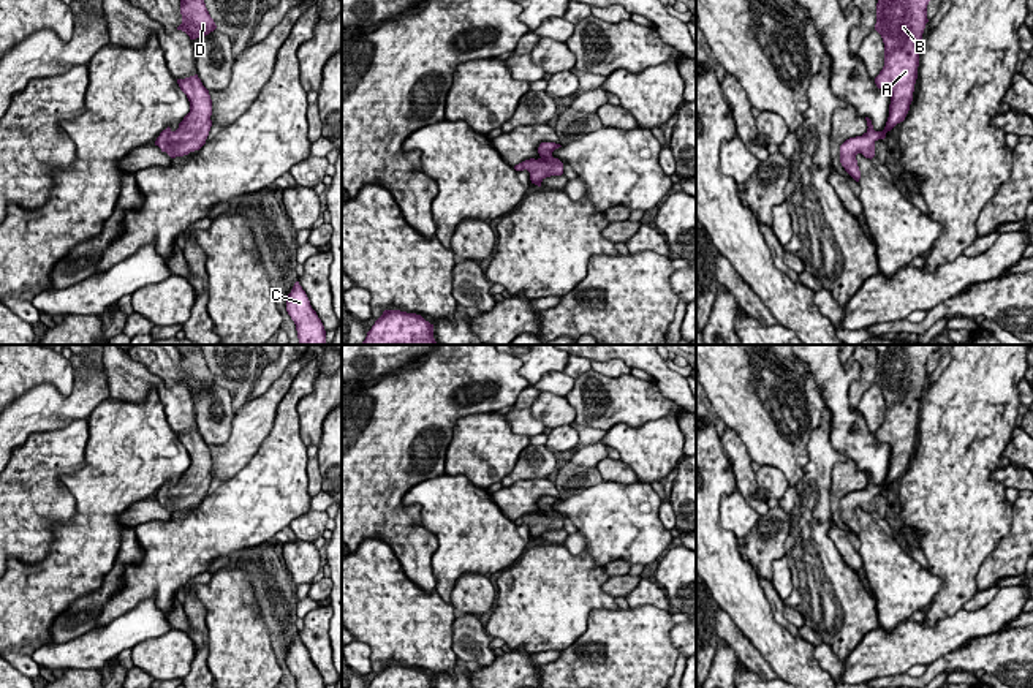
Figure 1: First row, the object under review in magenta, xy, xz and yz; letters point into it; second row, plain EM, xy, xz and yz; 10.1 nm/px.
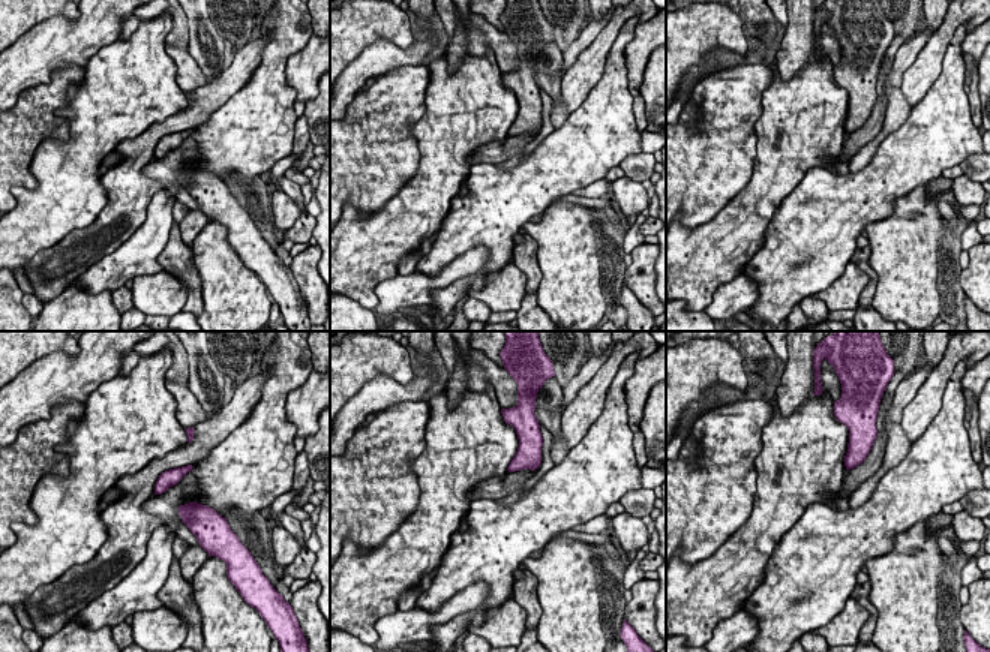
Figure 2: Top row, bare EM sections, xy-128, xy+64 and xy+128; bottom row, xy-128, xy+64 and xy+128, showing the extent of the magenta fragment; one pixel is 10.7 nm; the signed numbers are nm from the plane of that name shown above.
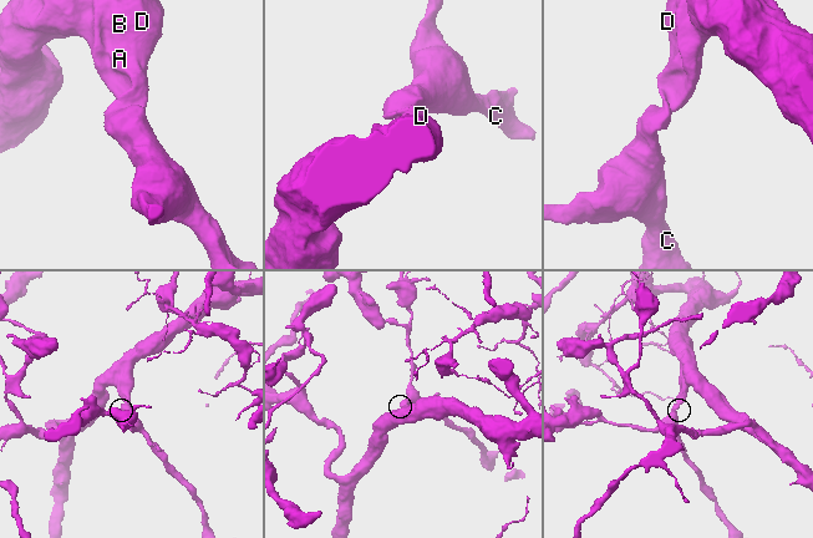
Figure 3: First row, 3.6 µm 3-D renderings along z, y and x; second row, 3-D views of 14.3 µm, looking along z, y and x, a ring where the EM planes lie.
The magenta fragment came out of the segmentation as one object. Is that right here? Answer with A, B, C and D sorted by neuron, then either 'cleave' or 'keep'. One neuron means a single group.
A B C D | keep

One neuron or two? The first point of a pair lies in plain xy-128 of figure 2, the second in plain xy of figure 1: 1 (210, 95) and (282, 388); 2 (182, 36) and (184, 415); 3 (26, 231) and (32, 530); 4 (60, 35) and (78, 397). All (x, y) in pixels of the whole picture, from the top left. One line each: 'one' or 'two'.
1: one
2: two
3: two
4: one

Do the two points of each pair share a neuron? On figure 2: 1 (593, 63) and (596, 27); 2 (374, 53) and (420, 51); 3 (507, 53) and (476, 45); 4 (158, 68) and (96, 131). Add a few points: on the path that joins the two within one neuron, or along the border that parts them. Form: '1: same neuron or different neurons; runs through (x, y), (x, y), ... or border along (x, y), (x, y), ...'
1: different neurons; border along (612, 15), (572, 65)
2: same neuron; runs through (386, 54), (408, 54)
3: same neuron; runs through (500, 45), (497, 42), (483, 42)
4: same neuron; runs through (143, 83), (110, 116)

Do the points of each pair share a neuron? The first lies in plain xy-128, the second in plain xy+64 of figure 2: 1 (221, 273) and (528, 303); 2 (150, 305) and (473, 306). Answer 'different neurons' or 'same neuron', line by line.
1: different neurons
2: different neurons

